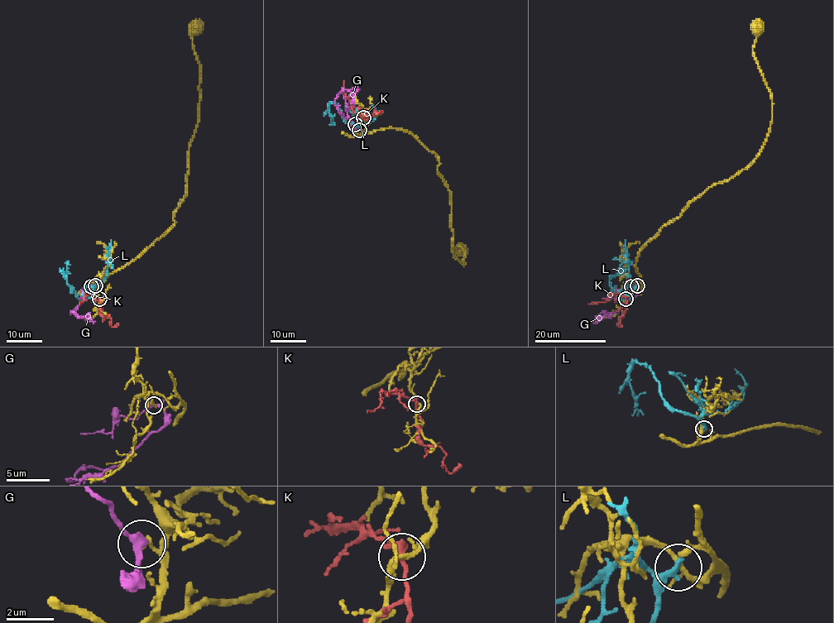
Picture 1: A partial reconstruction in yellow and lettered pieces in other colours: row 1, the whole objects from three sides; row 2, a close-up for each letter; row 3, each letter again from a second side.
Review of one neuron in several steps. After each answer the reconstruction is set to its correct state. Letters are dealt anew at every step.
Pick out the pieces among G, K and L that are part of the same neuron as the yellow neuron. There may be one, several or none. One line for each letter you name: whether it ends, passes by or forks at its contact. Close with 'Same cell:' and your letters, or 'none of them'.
Same cell: none of them

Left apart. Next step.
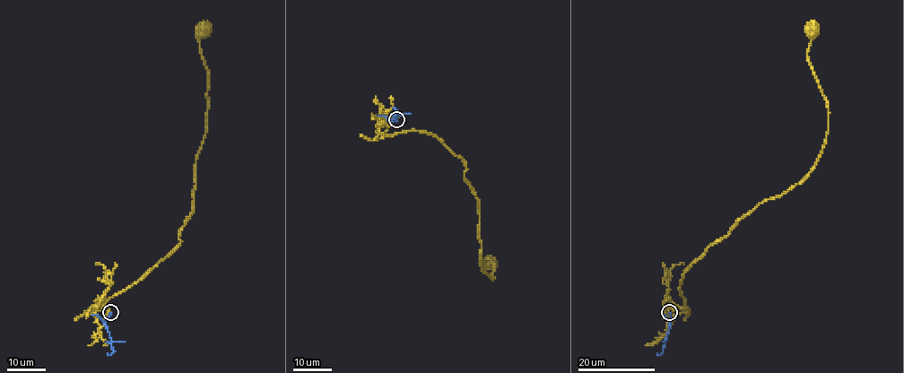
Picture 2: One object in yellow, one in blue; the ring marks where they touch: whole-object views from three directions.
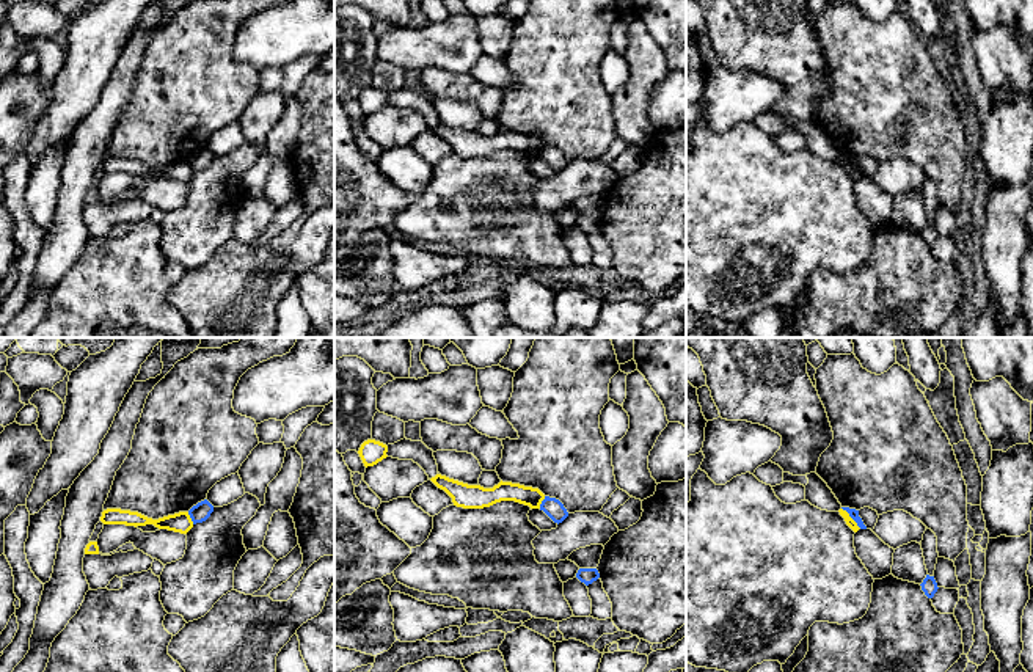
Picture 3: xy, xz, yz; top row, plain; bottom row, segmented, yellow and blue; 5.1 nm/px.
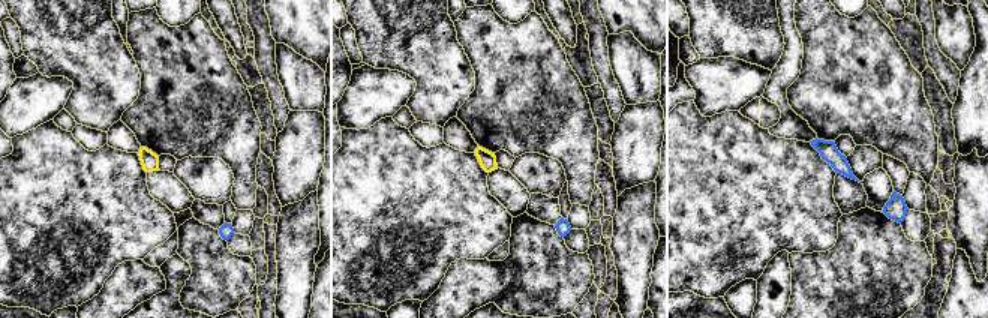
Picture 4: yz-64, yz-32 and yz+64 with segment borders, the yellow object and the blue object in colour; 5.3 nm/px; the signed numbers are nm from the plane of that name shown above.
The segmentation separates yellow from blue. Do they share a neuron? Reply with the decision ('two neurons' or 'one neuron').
two neurons

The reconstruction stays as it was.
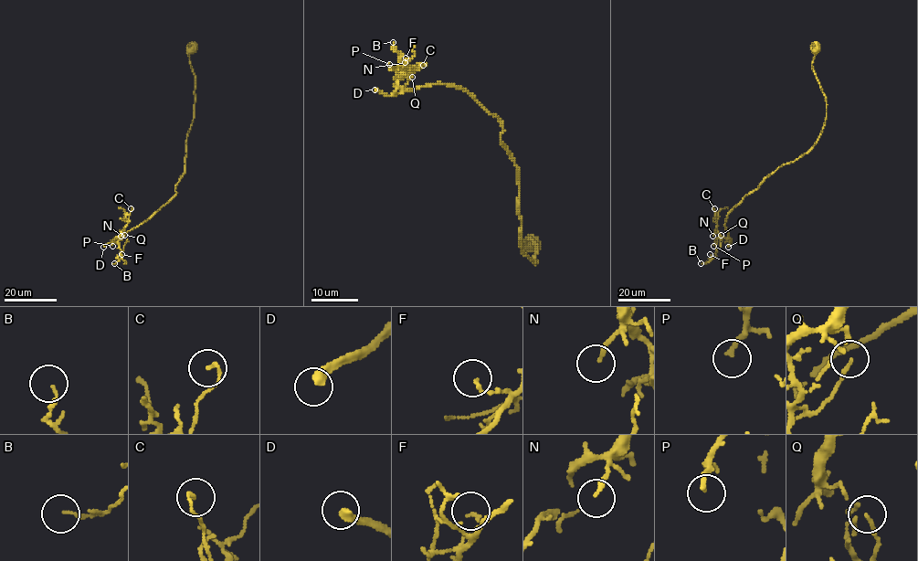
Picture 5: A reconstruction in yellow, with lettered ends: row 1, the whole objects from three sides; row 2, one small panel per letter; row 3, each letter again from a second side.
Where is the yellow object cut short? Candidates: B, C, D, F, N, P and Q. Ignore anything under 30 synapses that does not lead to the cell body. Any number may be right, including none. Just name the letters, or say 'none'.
D, P

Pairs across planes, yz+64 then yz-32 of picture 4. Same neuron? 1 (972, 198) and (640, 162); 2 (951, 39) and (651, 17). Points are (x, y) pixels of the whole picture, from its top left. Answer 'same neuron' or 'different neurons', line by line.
1: different neurons
2: different neurons

